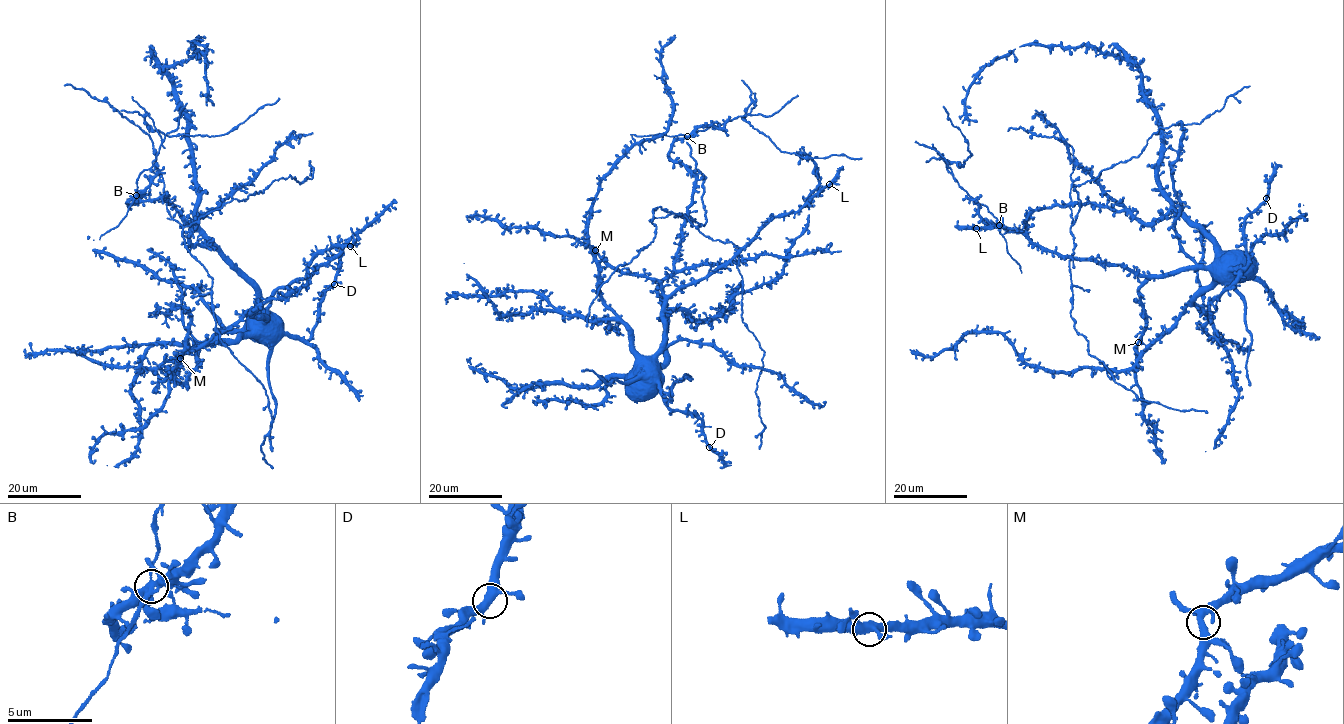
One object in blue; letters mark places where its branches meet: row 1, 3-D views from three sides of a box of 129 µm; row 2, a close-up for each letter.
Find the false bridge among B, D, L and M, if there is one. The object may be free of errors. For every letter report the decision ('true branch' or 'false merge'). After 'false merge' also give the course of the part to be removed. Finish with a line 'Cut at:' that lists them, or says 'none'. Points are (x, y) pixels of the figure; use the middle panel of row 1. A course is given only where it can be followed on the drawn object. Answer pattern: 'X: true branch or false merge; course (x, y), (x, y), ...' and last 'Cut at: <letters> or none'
B: false merge; course (687, 136), (747, 114), (755, 105), (752, 103), (743, 118), (781, 151), (812, 158), (843, 154), (862, 158)
D: true branch
L: true branch
M: true branch
Cut at: B

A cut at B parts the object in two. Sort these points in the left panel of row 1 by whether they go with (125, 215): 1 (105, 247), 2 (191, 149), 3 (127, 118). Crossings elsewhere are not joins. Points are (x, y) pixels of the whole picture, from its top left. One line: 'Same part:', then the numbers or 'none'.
Same part: none

